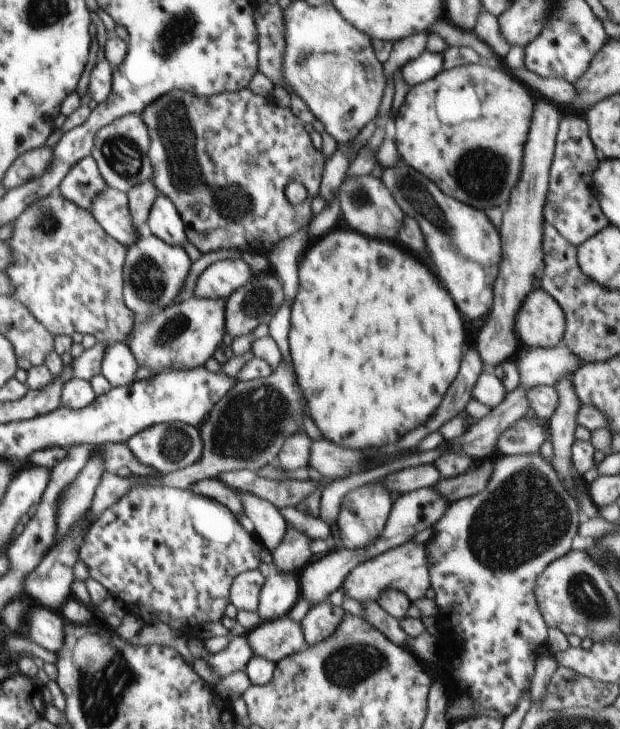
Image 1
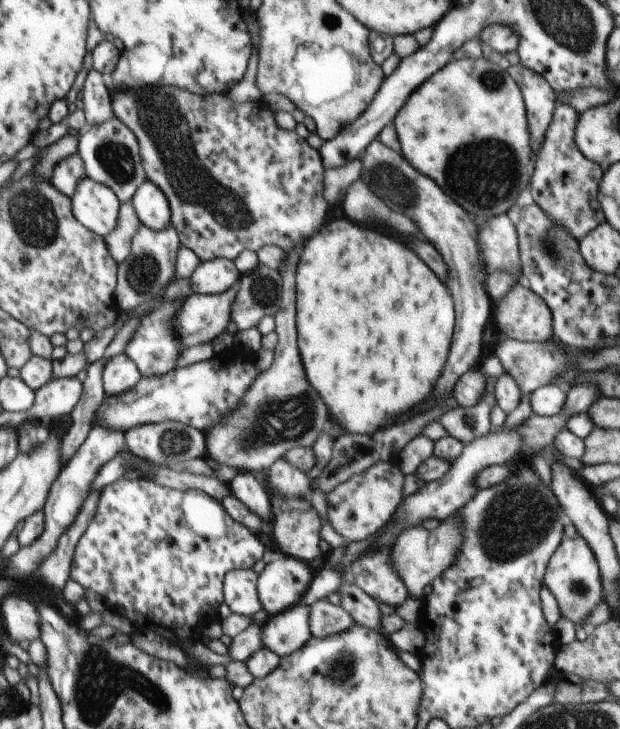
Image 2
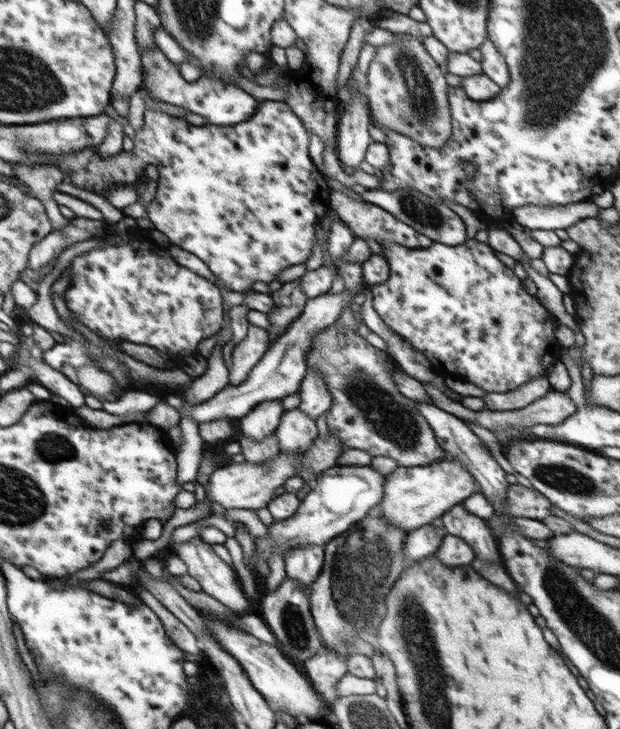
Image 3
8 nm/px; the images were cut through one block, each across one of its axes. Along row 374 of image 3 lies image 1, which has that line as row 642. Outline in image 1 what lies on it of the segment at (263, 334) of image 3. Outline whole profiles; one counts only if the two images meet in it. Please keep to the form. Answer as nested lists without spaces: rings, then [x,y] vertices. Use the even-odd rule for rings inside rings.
[[[245,635],[229,636],[226,648],[220,652],[209,654],[206,661],[221,679],[232,673],[244,671],[253,656],[250,643]]]

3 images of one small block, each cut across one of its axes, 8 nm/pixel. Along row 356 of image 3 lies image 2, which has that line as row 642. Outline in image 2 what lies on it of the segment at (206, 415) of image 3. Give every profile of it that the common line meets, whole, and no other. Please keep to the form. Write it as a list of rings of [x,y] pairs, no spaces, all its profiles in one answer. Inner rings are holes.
[[[302,604],[270,617],[261,628],[263,647],[280,658],[302,648],[310,637],[309,607]]]

